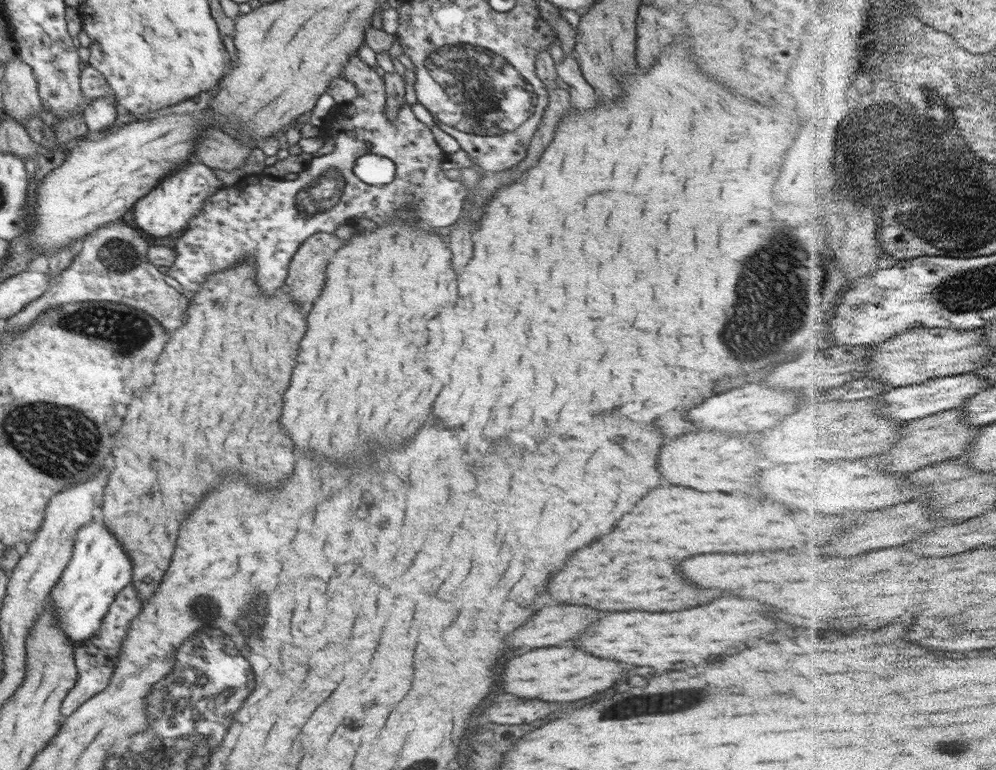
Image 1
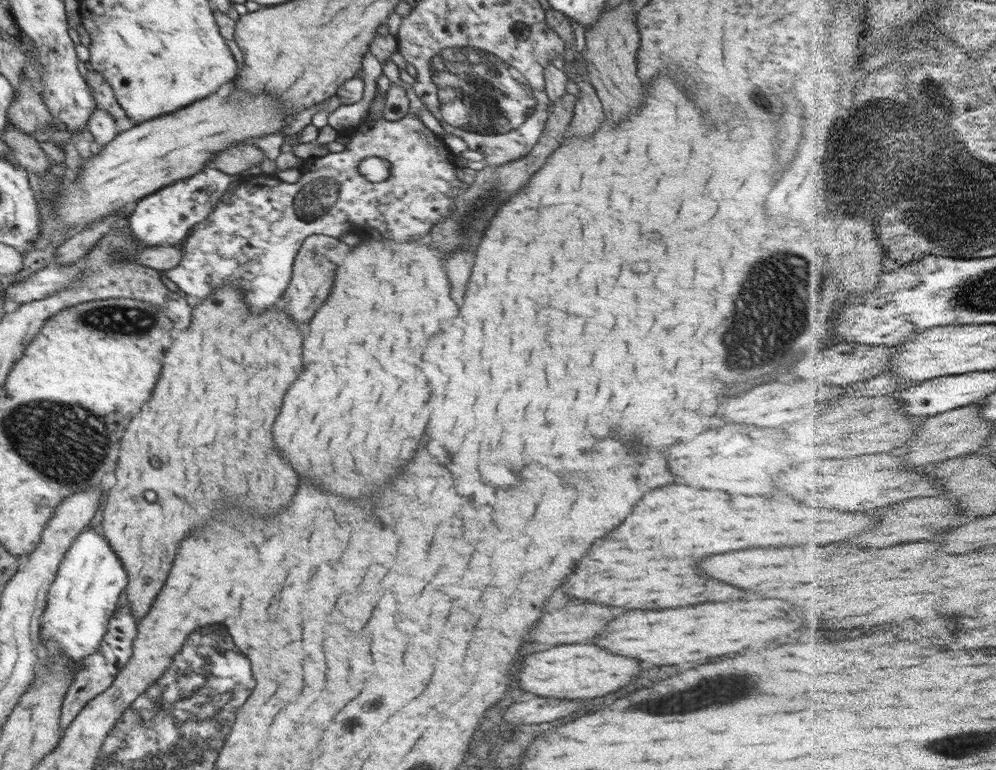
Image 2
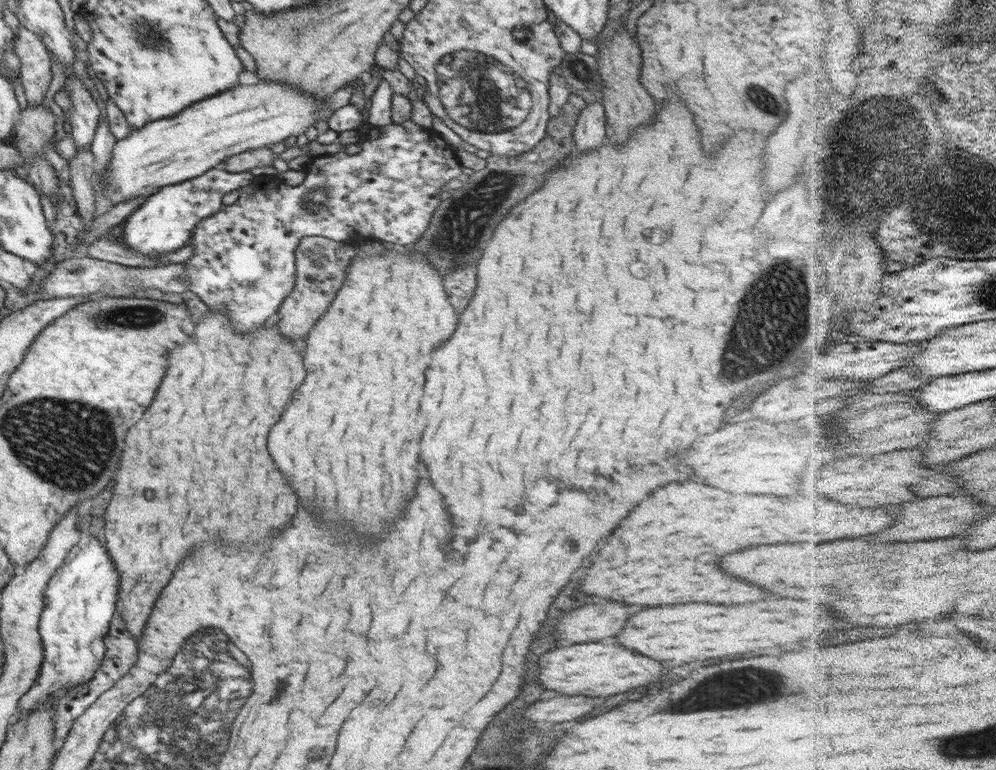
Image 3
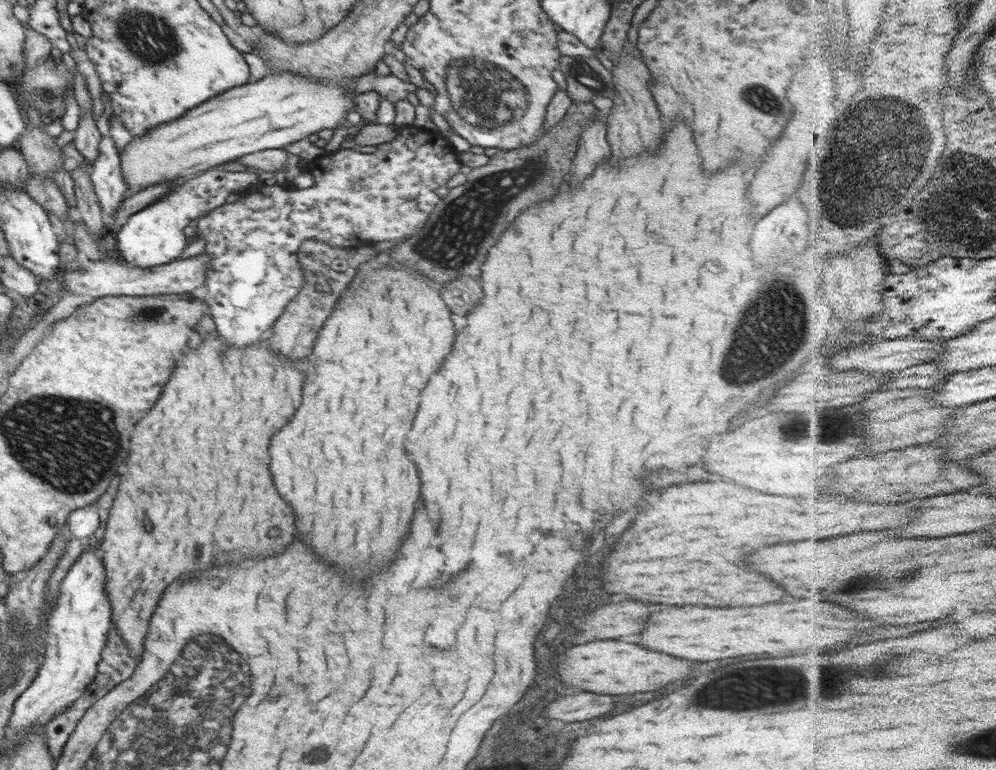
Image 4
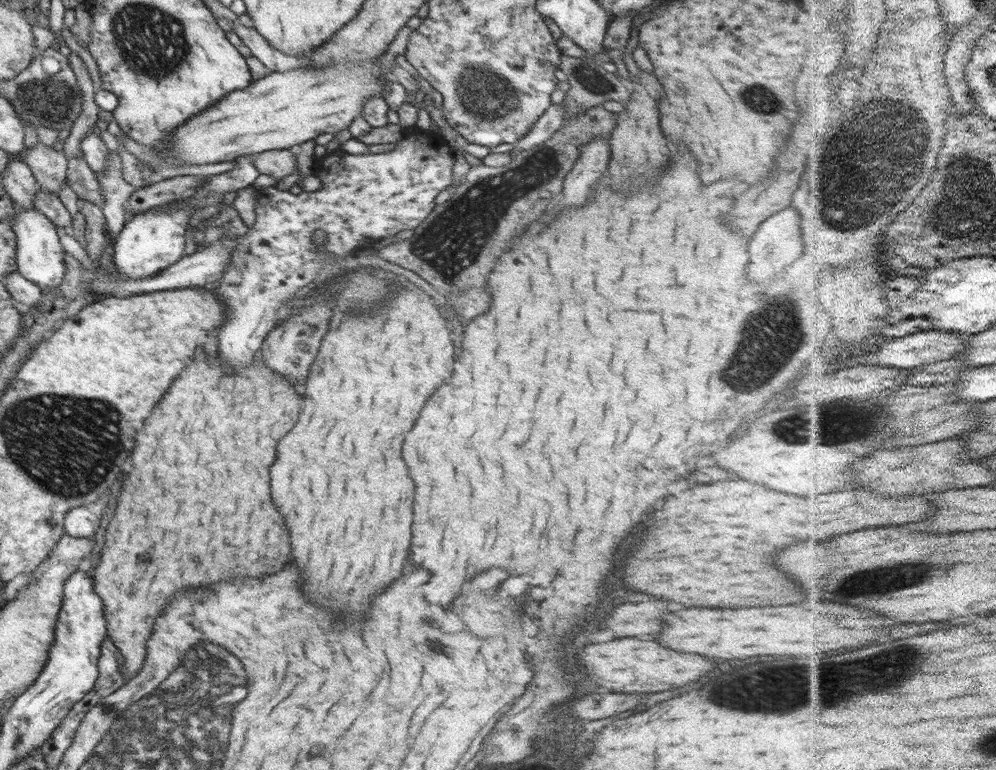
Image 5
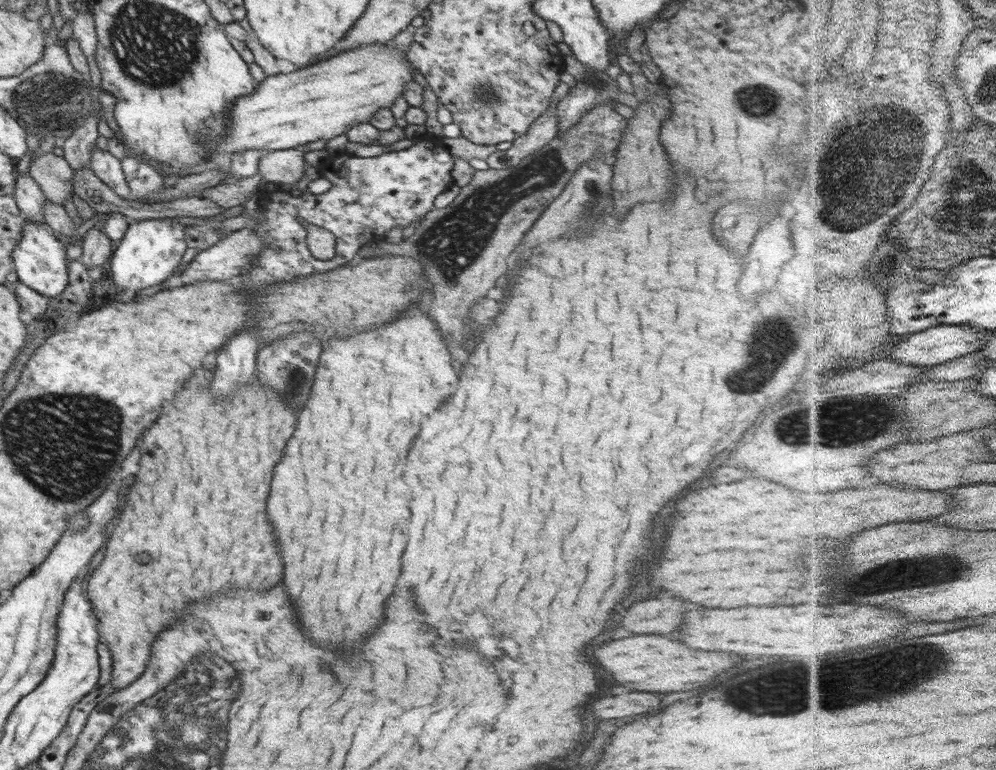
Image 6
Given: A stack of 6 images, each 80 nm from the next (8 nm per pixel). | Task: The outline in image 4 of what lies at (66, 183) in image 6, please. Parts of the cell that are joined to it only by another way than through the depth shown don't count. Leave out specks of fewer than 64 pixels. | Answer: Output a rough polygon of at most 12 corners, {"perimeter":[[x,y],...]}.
{"perimeter":[[25,125],[18,151],[30,174],[52,179],[63,166],[56,138]]}

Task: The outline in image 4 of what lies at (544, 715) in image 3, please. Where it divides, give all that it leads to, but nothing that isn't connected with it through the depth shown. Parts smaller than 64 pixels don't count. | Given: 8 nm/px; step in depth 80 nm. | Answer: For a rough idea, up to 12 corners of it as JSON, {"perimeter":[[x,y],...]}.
{"perimeter":[[572,694],[542,708],[542,716],[578,722],[610,712],[612,696]]}

